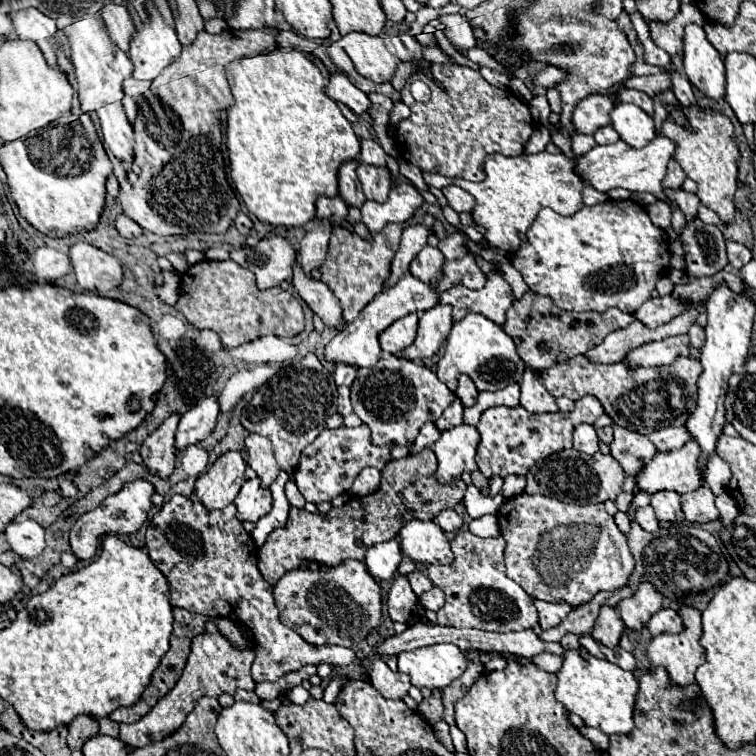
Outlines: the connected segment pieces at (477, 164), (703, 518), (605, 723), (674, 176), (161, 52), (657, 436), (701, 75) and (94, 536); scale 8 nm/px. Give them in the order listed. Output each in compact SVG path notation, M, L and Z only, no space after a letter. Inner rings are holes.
M434 64L432 74L446 86L442 92L428 76L416 72L402 88L402 102L410 108L410 116L396 126L396 148L400 156L418 166L422 172L436 172L448 178L464 178L480 182L486 178L484 158L498 152L518 156L534 132L536 122L528 106L508 88L488 84L476 70L458 64ZM422 80L430 88L428 102L416 102L410 94L410 84Z
M702 486L698 494L690 492L682 496L682 510L688 522L712 522L718 518L718 508L714 506L714 494L708 486Z
M568 650L564 656L562 670L558 672L556 700L560 700L568 712L578 714L586 726L598 728L604 734L630 734L634 728L632 710L638 694L638 682L632 672L614 666L608 660L598 660L594 656L582 658L578 650Z
M672 158L672 160L668 162L668 174L666 174L666 178L662 180L662 184L664 184L666 188L674 188L674 190L678 190L678 188L682 186L684 180L686 180L686 174L684 174L682 168L678 166L678 162Z
M152 2L146 4L146 12L150 20L132 36L128 50L136 80L154 80L182 52L176 32L162 20Z
M668 426L668 428L656 430L654 434L650 434L648 440L656 446L658 452L672 452L672 450L682 448L690 440L690 434L686 434L684 426L680 426L680 428Z
M686 26L684 34L684 66L692 86L710 100L724 100L726 76L724 62L708 42L702 26Z
M136 480L136 482L126 484L118 494L108 496L96 510L86 512L84 516L80 516L78 522L70 530L72 552L80 560L92 560L94 552L98 550L104 536L110 536L110 534L134 534L144 524L146 514L152 508L152 494L154 494L152 484L148 484L144 480Z

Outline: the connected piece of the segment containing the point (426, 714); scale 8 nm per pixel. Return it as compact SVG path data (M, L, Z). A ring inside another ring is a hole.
M434 690L434 692L432 692L432 698L422 700L422 702L418 704L418 714L420 714L430 726L434 726L438 720L442 720L442 712L444 712L444 708L442 708L440 690Z

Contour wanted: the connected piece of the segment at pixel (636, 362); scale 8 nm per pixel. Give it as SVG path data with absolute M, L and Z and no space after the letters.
M688 334L664 338L662 342L648 342L646 346L632 350L624 362L630 362L630 366L668 366L678 356L688 356L688 342Z

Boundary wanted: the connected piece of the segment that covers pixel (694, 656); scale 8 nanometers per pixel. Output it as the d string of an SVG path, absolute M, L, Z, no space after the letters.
M682 606L678 610L682 614L682 620L686 622L686 630L682 634L658 634L652 638L646 654L652 666L662 666L668 672L668 682L670 686L678 688L678 686L688 686L694 682L694 672L700 664L704 664L704 654L706 650L702 650L702 646L698 644L698 638L702 636L702 620L700 620L700 612L696 608L690 606Z

